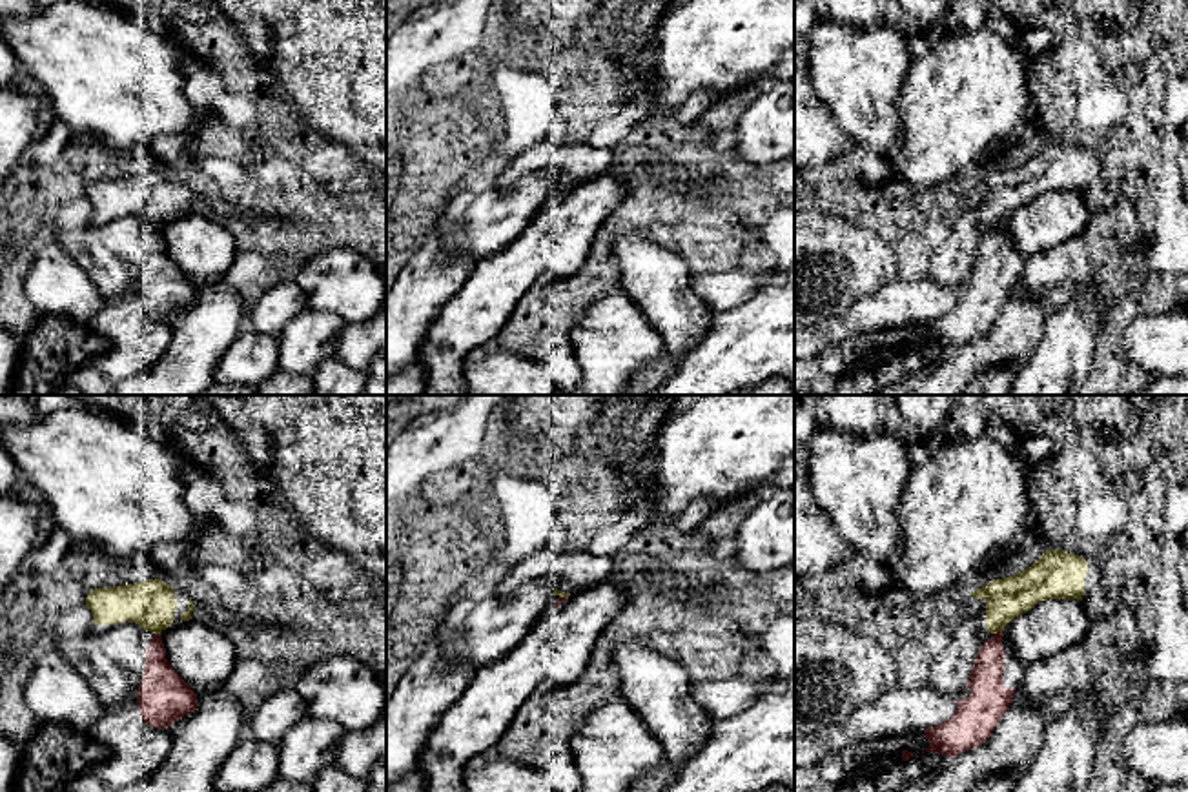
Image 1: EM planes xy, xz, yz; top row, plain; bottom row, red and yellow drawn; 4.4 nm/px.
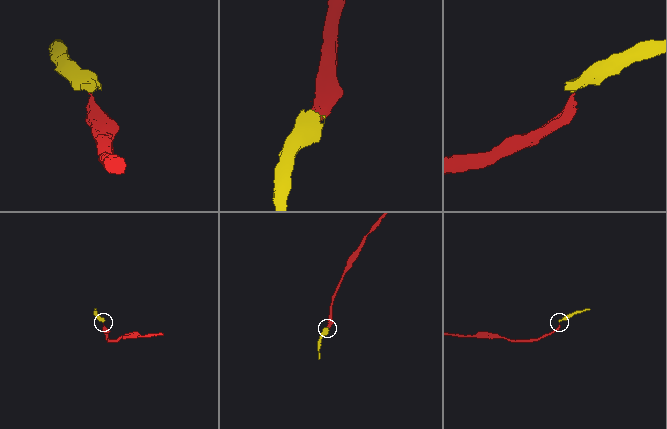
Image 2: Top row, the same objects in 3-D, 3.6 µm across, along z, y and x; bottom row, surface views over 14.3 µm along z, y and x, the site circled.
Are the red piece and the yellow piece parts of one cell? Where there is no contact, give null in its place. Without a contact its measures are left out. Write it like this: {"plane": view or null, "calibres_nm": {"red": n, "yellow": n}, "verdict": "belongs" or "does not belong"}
{"plane": "yz", "calibres_nm": {"red": 150, "yellow": 180}, "verdict": "does not belong"}

